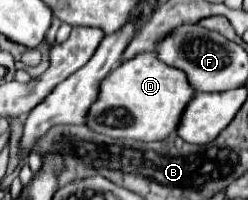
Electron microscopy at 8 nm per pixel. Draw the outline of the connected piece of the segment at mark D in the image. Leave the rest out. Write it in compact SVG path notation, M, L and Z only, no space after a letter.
M158 51L140 53L138 57L112 69L100 85L100 97L88 113L88 127L96 133L106 133L114 139L134 139L134 141L162 141L174 135L186 105L194 97L194 87L190 85L182 69L174 69L158 59Z

